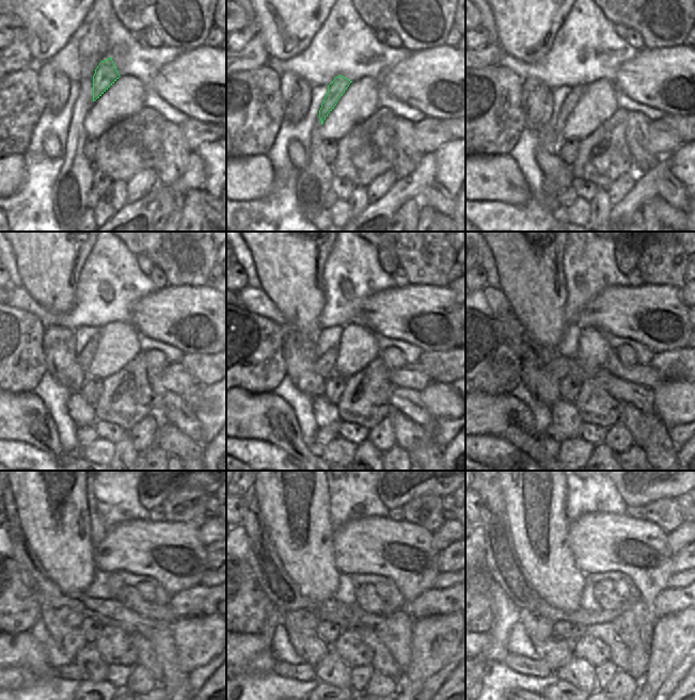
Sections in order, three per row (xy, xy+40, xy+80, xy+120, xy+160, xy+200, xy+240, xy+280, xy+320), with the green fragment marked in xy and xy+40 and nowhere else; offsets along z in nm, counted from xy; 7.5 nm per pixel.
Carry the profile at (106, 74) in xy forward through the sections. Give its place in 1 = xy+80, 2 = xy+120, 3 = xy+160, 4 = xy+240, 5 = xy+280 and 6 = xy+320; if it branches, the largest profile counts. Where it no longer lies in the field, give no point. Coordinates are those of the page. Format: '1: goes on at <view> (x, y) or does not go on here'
1: goes on at xy+80 (573, 96)
2: goes on at xy+120 (85, 356)
3: goes on at xy+160 (330, 356)
4: goes on at xy+240 (72, 618)
5: goes on at xy+280 (304, 620)
6: goes on at xy+320 (538, 626)

